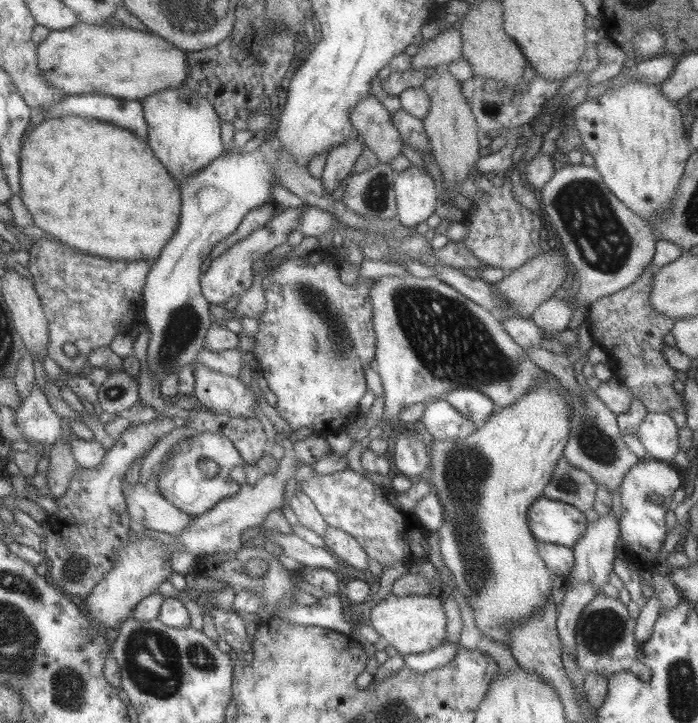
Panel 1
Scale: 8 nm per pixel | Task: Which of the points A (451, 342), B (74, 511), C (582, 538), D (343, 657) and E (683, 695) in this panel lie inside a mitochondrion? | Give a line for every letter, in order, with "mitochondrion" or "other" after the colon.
A: mitochondrion
B: other
C: other
D: other
E: mitochondrion

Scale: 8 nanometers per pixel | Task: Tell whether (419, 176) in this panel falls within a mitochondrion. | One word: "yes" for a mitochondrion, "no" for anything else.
no

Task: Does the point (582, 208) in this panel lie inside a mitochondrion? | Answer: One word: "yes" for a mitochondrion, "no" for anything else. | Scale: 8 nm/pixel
yes

